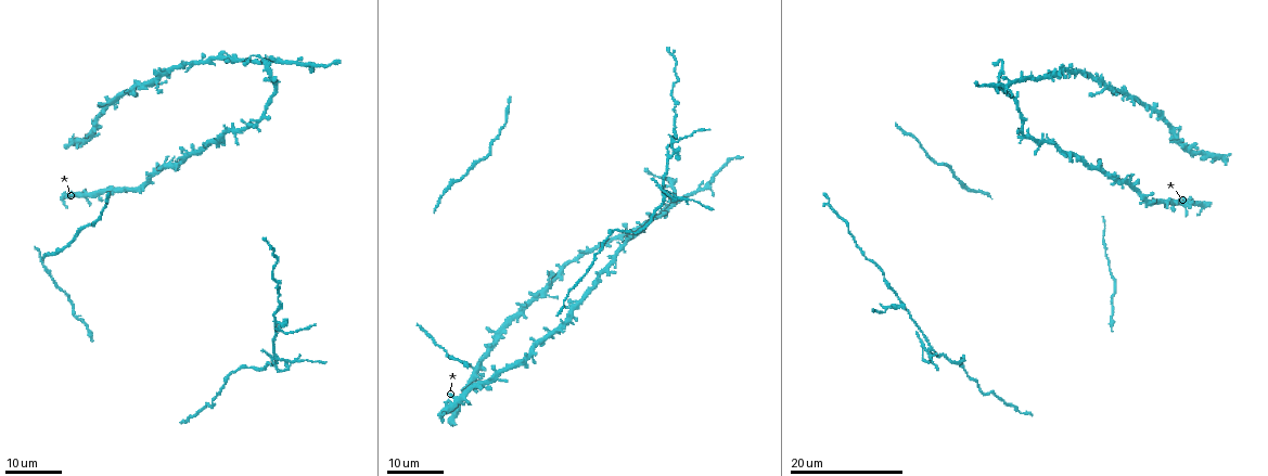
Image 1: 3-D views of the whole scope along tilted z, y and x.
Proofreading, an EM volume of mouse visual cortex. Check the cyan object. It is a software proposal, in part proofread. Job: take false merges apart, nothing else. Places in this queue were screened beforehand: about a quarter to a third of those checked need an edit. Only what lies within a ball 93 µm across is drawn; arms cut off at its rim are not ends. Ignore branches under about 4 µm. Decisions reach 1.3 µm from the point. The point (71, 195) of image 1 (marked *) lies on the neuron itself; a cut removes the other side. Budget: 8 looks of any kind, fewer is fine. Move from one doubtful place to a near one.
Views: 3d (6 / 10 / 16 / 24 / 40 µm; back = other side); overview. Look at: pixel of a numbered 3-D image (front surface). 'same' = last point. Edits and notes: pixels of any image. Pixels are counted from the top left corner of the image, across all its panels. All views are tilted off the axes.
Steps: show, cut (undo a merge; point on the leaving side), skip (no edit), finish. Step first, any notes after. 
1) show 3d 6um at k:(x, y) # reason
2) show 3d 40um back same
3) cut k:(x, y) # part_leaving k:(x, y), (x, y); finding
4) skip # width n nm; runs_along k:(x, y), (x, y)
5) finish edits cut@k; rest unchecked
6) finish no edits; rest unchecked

show 3d 24um at 1:(456, 402) # four-way junction

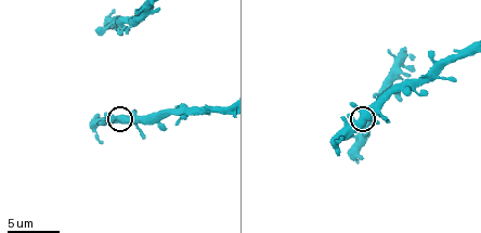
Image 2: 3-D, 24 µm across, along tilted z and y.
show 3d 6um at 2:(365, 117)

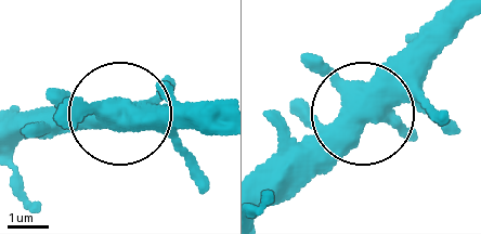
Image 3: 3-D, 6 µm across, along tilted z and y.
skip # arms 4; runs_along 3:(311, 63), (352, 113), (289, 181); all the same neuron

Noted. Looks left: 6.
show 3d 24um at 1:(630, 233) # thin neck

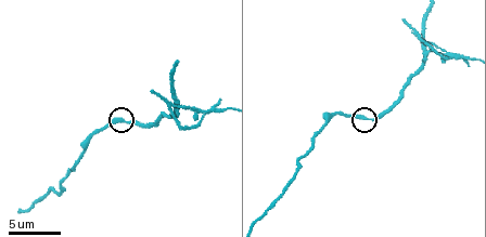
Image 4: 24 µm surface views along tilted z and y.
show 3d 10um at 4:(125, 121) # closer look

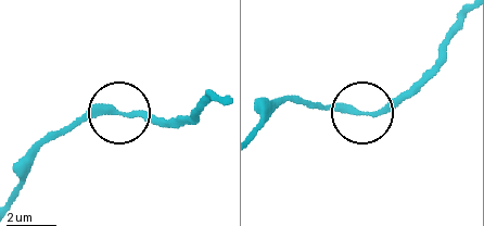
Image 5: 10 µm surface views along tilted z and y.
skip # all the same neuron

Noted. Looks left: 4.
show 3d 16um at 1:(671, 158) # three arms meet

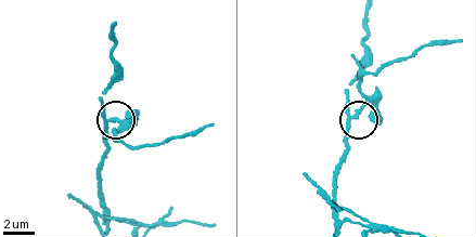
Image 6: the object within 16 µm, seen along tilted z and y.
show 3d 10um at 6:(355, 114)

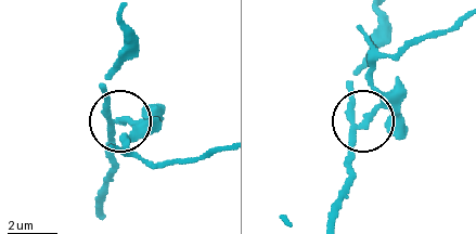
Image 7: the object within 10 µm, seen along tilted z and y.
cut 7:(140, 131) # arms 3; part_leaving 7:(360, 127), (378, 100), (373, 76), (378, 60), (466, 20); a second neuron is stuck on

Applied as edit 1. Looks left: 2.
finish edits cut@7; rest unchecked

